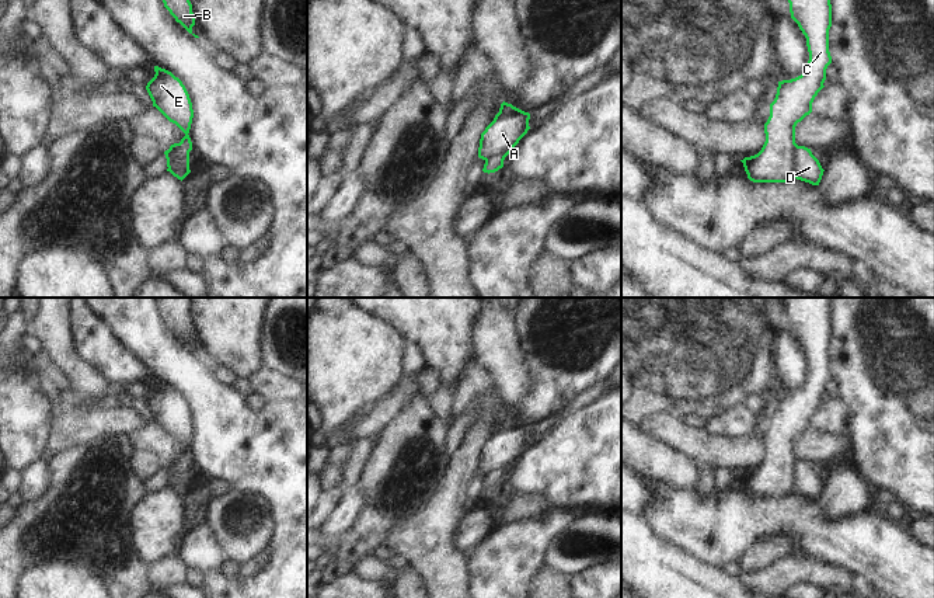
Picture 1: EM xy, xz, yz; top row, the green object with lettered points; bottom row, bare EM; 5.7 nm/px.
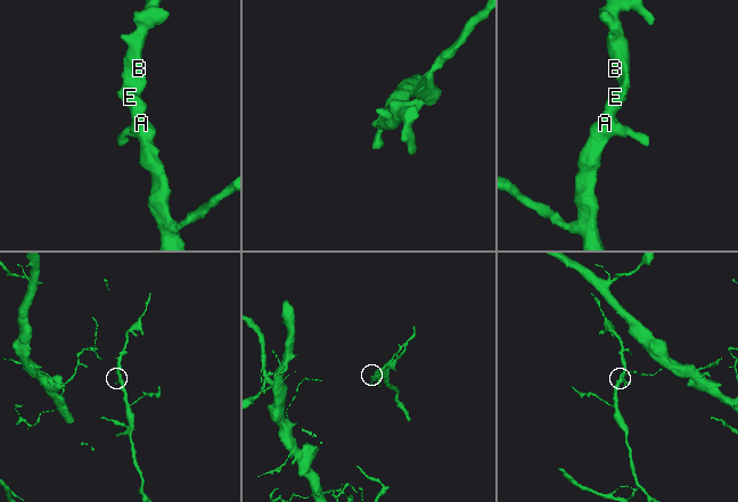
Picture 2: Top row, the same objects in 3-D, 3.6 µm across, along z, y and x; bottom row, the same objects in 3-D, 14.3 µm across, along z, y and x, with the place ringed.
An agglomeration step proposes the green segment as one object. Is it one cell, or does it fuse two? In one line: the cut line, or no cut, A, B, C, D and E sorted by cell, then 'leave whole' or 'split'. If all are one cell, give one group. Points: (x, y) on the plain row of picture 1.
cut yz (797, 459), (794, 492); groups A B C E / D; split

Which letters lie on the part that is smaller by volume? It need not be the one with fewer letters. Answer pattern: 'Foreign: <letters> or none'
Foreign: D

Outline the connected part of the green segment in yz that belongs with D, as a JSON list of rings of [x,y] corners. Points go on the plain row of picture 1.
[[[795,460],[795,493],[819,500],[823,483],[819,474],[812,469],[811,463],[805,460]]]

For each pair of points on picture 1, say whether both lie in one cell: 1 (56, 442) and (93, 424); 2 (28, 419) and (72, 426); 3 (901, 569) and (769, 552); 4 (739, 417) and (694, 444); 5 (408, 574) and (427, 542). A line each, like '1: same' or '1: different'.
1: same
2: different
3: different
4: different
5: different

